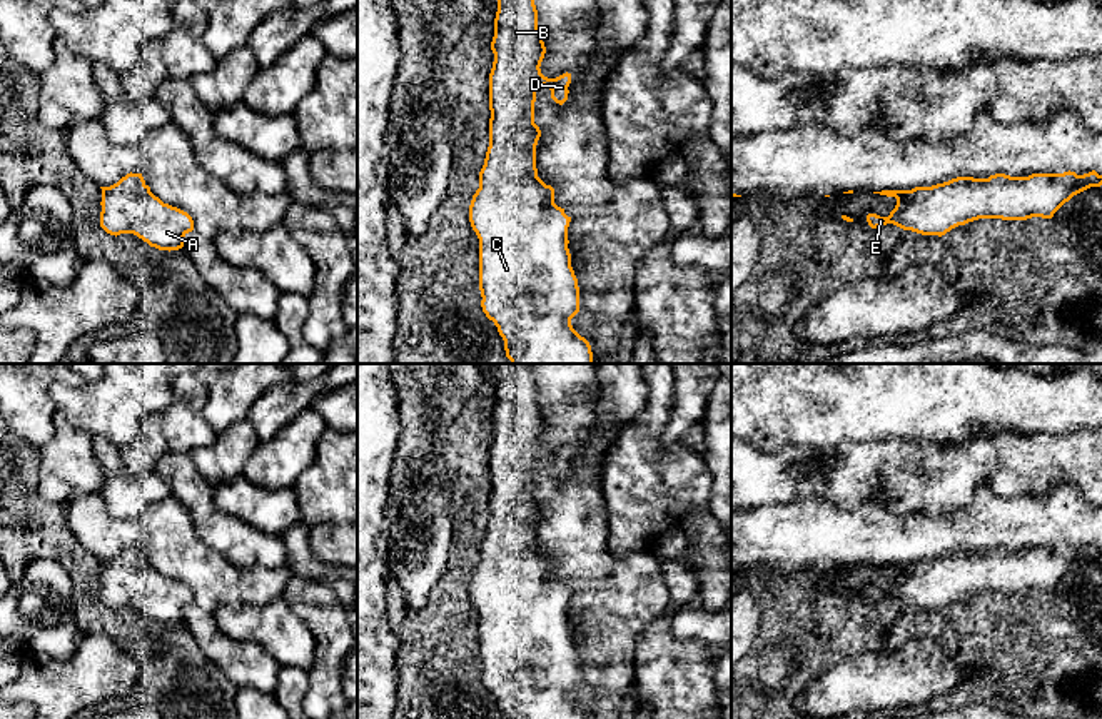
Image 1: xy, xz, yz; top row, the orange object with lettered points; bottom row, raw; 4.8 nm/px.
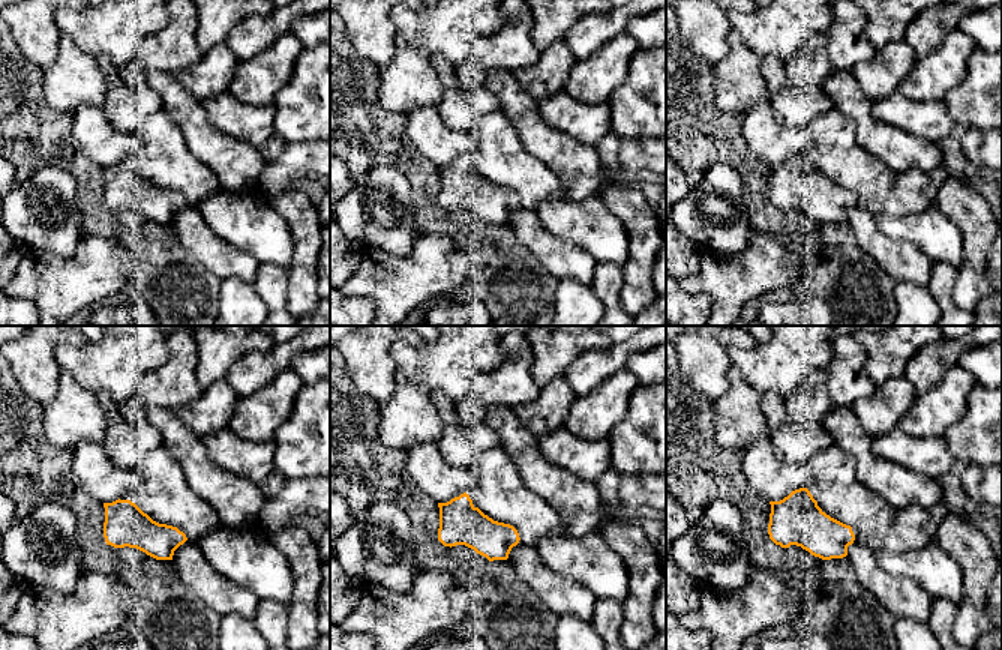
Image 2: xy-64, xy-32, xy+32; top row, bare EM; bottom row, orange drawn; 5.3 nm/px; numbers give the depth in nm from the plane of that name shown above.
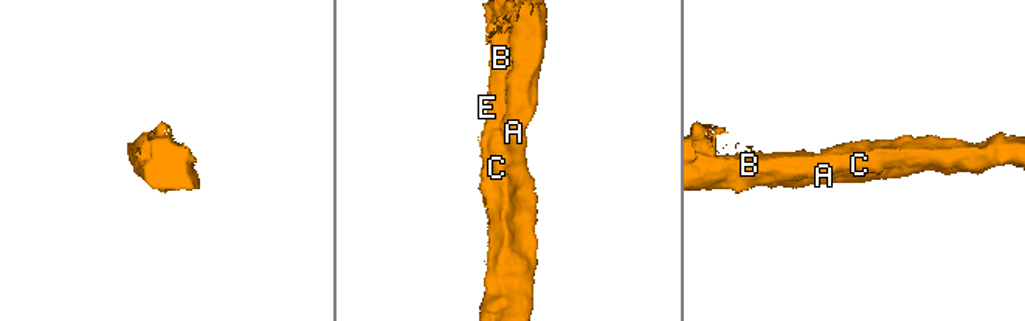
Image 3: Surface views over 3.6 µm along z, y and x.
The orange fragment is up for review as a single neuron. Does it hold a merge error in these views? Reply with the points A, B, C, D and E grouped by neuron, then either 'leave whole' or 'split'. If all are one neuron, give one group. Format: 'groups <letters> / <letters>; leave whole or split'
groups A B C D E; leave whole

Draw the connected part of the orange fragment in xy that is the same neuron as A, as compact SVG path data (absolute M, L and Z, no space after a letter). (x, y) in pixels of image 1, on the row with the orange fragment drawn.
M127 173L117 184L102 189L100 227L110 235L134 234L159 250L179 250L184 237L194 230L192 217L169 204L164 204L150 192L142 173Z

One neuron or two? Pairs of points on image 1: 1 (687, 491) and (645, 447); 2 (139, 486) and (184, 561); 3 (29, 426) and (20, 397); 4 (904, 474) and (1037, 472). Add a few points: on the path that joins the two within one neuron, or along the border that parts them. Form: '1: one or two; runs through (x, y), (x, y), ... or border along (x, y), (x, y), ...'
1: one; runs through (677, 481), (653, 457)
2: two; border along (171, 494), (154, 502), (142, 517)
3: one; runs through (29, 419), (25, 404)
4: one; runs through (937, 471), (954, 471), (977, 459), (1004, 459)

